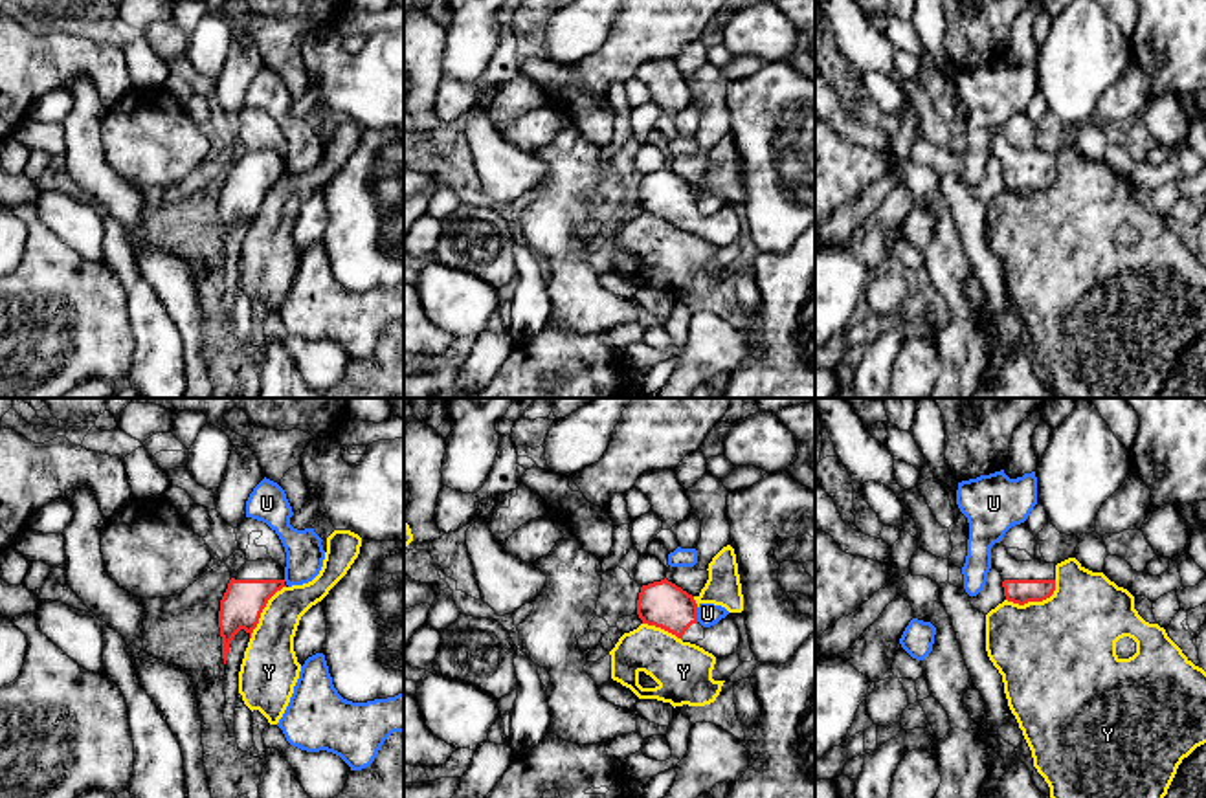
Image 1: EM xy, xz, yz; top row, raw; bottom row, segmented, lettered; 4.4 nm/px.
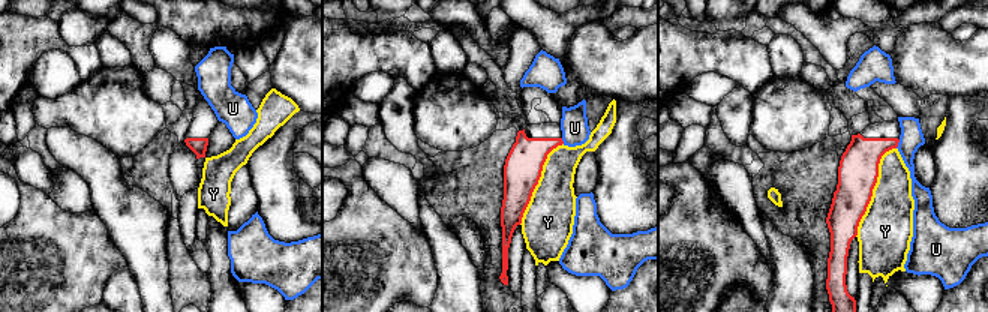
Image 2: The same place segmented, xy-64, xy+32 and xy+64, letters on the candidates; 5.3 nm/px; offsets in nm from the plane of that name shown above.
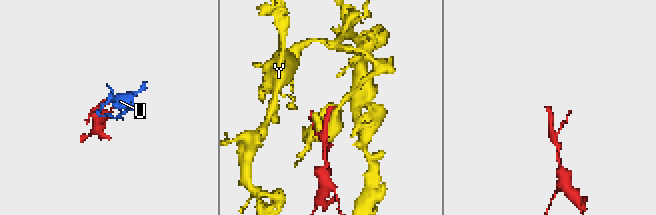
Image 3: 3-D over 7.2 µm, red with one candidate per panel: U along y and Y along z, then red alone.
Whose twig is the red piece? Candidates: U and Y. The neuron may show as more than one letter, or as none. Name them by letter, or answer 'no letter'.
no letter

